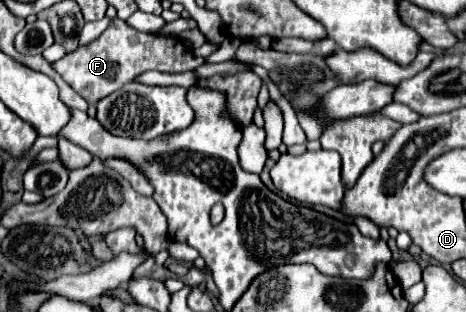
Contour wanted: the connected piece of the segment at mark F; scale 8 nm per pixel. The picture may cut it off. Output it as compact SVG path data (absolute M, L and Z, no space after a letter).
M114 17L110 19L108 29L90 45L78 47L76 51L68 53L64 59L54 63L54 69L66 79L66 83L82 95L88 103L96 103L102 97L118 91L124 83L134 81L138 75L156 69L164 73L180 73L180 71L194 71L200 67L204 59L194 57L194 53L180 43L178 37L172 35L152 35L152 33L140 33L132 29L126 21Z

